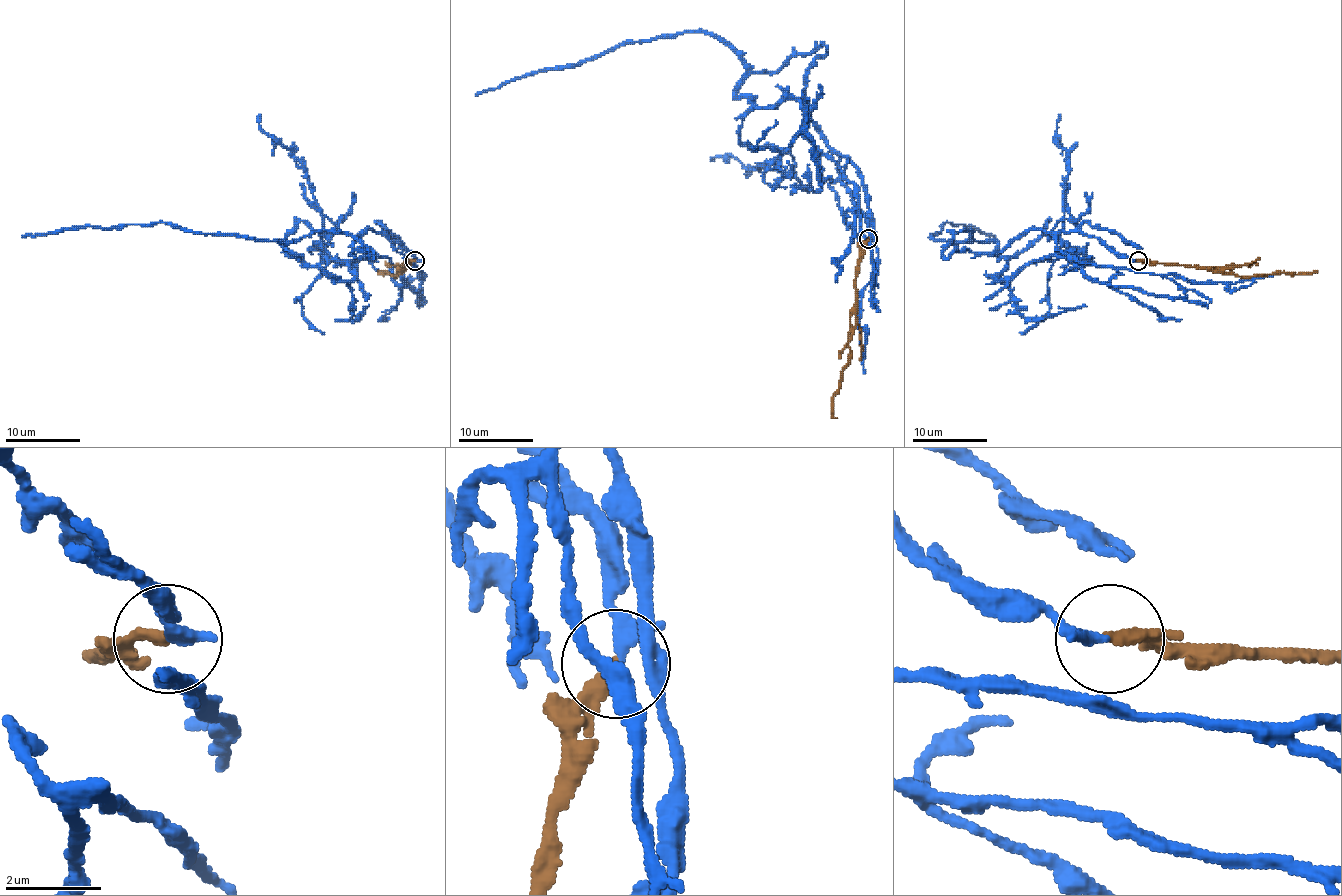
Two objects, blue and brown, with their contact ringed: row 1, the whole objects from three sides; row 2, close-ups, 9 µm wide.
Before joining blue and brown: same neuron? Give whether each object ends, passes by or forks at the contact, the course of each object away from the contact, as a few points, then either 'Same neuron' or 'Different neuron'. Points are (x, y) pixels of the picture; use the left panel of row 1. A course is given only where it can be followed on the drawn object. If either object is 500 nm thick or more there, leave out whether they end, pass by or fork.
At the ring blue ends. At the ring brown ends. Course of blue: (415, 261), (374, 230), (352, 252), (372, 258), (320, 230), (277, 243), (158, 222), (22, 237). Course of brown: (415, 261), (402, 265), (398, 276), (387, 272), (380, 274), (383, 271). Same neuron

